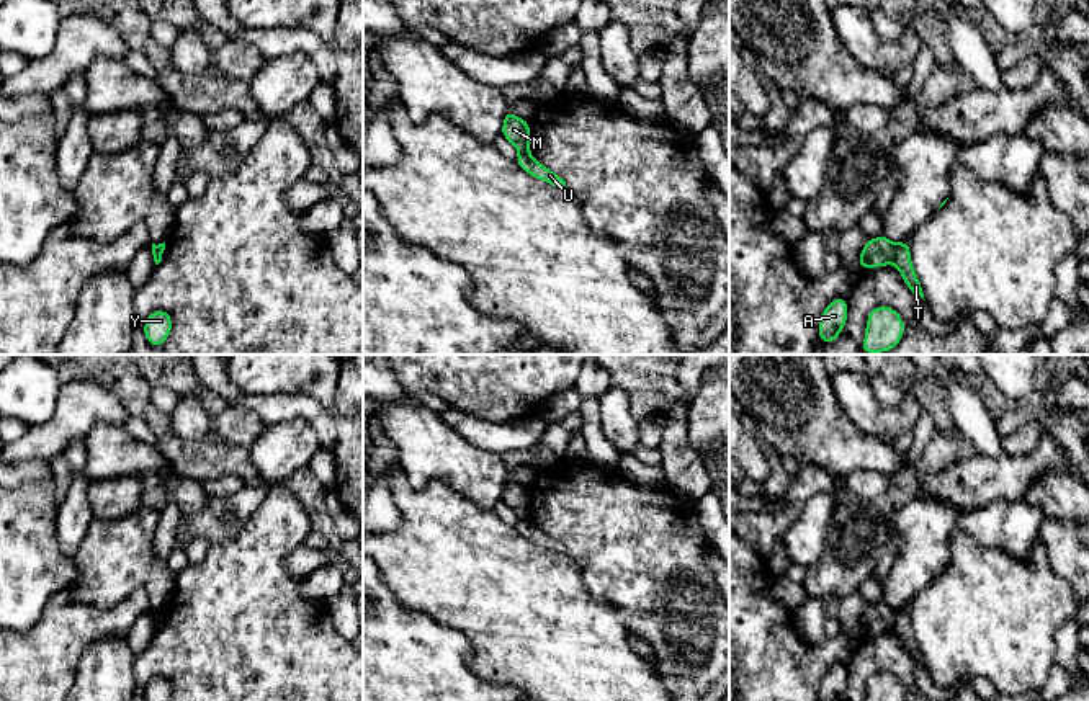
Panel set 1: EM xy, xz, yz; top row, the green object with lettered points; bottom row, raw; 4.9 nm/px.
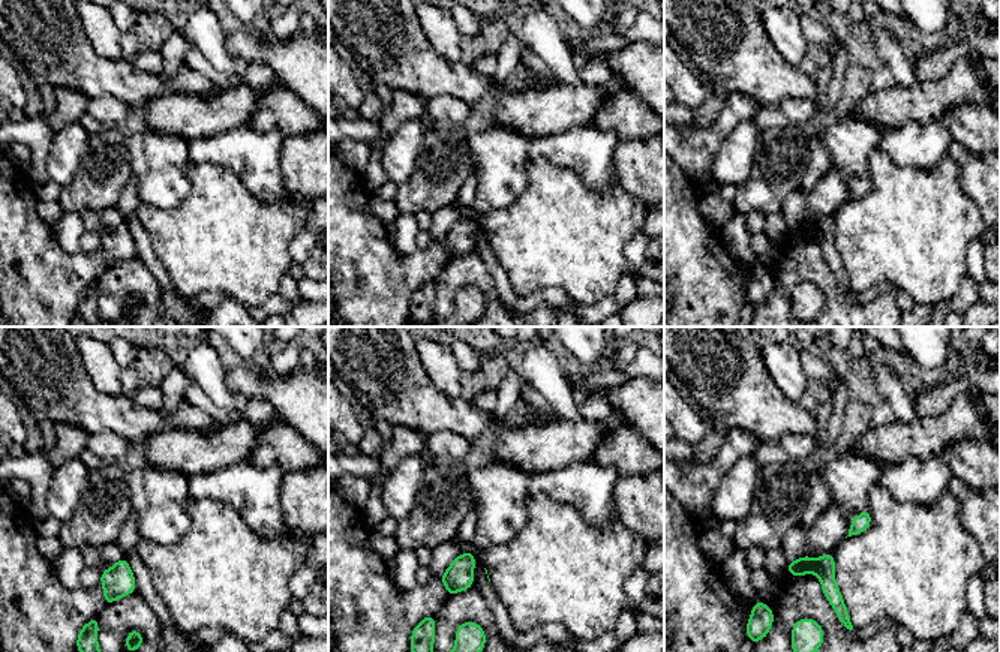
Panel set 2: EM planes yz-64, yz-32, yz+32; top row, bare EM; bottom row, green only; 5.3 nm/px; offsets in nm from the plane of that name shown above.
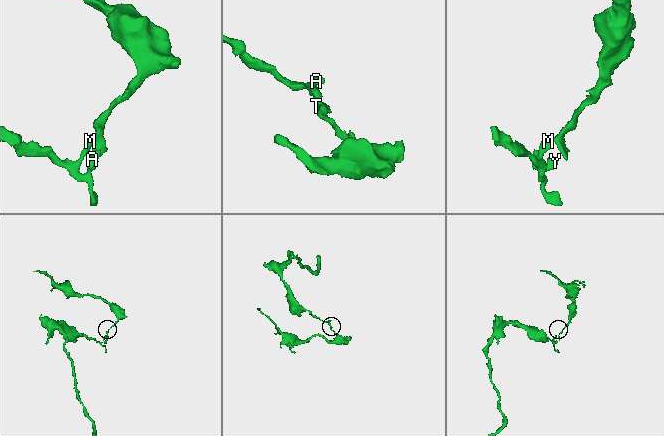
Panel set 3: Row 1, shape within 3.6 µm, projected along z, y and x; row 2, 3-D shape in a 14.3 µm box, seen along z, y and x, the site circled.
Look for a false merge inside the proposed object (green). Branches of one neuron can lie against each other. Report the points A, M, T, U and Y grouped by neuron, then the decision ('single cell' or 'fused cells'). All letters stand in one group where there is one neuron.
A M Y / T U | fused cells

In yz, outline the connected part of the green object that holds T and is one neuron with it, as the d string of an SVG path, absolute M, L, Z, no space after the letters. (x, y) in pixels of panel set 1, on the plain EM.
M901 606L899 609L896 609L893 629L899 636L899 639L901 639L904 649L908 650L908 654L911 655L911 659L914 662L921 662L924 665L919 644L916 642L912 629L911 629L911 619L909 619L908 608Z

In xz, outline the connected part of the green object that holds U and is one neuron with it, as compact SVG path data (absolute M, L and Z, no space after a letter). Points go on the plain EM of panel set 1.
M520 520L515 526L522 536L535 544L540 544L553 552L566 552L566 547L540 528L536 528L530 520Z

